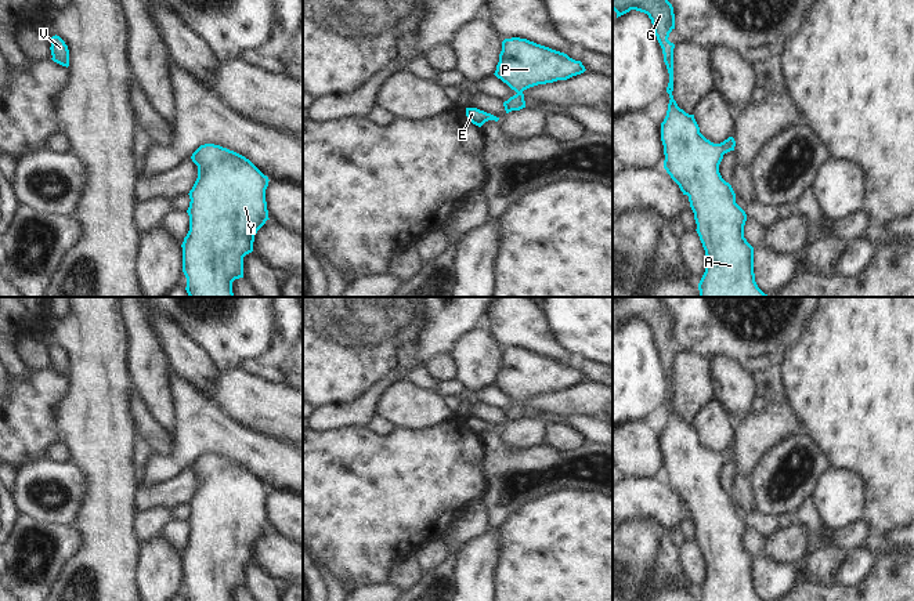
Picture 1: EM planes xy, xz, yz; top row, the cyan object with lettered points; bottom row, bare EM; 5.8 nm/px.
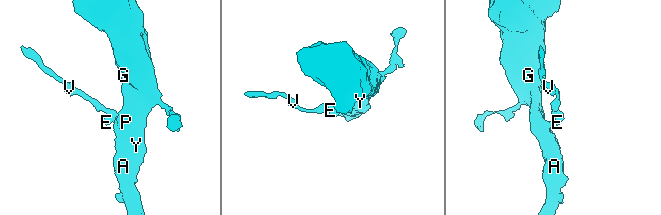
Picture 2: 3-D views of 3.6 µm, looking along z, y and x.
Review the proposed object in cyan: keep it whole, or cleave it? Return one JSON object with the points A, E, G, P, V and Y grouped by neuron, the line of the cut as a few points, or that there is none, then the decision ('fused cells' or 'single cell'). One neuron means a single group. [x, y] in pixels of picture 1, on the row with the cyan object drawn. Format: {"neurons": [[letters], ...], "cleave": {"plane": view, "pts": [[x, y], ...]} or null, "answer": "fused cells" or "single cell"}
{"neurons": [["A", "E", "G", "P", "V", "Y"]], "cleave": null, "answer": "single cell"}

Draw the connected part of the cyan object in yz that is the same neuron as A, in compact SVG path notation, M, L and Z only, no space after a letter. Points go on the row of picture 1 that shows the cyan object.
M613 0L613 10L617 18L636 10L651 19L654 35L662 48L664 62L669 73L666 93L669 94L668 111L661 123L661 141L664 145L664 169L679 185L683 195L689 196L694 213L697 233L707 256L705 272L698 283L700 297L769 297L755 282L754 247L744 238L745 211L736 203L736 193L720 173L719 164L723 155L734 151L736 141L729 137L720 144L714 144L701 133L694 115L686 113L673 99L673 48L668 40L675 29L673 7L668 0Z

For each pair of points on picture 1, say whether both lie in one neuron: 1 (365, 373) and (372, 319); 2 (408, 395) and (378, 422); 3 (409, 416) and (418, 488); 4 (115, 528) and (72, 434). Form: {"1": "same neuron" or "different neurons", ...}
{"1": "same neuron", "2": "different neurons", "3": "different neurons", "4": "same neuron"}

